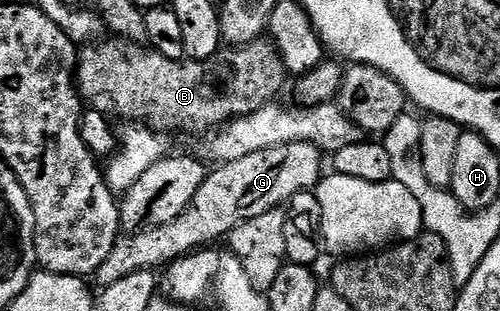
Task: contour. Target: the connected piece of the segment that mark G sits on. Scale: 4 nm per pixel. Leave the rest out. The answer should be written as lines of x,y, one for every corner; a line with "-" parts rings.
286,143
273,149
249,153
249,157
241,157
241,161
216,166
214,168
216,171
212,175
210,172
197,189
197,193
193,193
193,201
189,201
187,208
177,217
173,217
173,221
165,221
165,225
147,227
143,231
120,234
109,257
105,257
105,261
101,261
101,265
96,269
94,282
99,282
98,286
105,288
113,285
113,281
121,281
121,277
129,277
129,273
163,269
174,263
176,259
192,254
196,249
207,249
218,244
215,242
222,235
223,238
230,236
231,230
243,220
261,217
261,213
282,208
290,203
297,192
312,190
324,174
323,159
325,159
324,152
313,143

